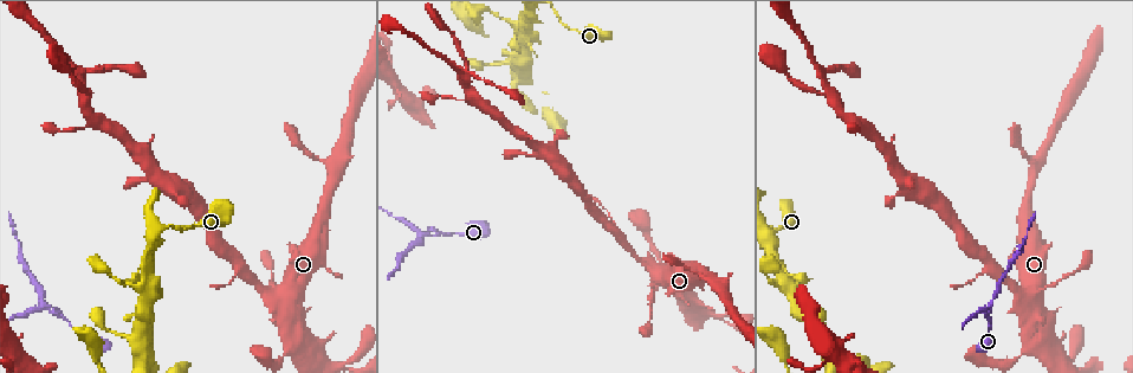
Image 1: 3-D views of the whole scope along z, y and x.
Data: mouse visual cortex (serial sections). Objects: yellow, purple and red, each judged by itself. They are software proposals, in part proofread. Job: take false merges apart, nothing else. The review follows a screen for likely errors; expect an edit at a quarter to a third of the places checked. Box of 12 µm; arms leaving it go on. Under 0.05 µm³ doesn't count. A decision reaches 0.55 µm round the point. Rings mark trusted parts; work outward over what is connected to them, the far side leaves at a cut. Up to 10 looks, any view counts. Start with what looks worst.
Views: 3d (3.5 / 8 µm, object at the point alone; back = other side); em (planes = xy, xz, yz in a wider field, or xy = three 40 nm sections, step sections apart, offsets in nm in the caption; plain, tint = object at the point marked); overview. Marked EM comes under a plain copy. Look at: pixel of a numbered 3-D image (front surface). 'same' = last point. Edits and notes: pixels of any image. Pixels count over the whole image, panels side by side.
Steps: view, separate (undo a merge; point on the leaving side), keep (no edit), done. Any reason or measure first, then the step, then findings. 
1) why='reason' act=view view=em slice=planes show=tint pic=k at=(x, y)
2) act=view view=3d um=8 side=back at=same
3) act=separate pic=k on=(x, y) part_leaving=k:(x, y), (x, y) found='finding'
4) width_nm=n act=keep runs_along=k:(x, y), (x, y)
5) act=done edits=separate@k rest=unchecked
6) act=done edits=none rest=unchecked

why='branch point' act=view view=3d um=8 pic=1 at=(429, 233)

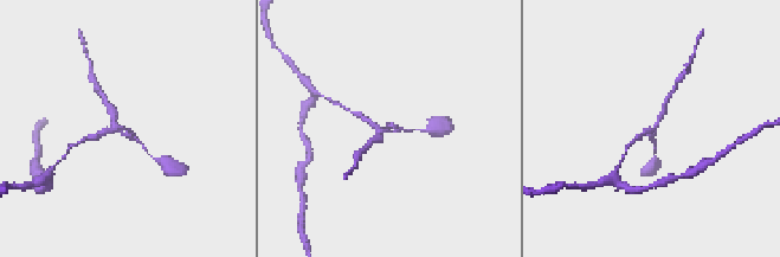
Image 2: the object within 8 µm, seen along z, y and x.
why='closer look' act=view view=3d um=3.5 pic=2 at=(385, 129)

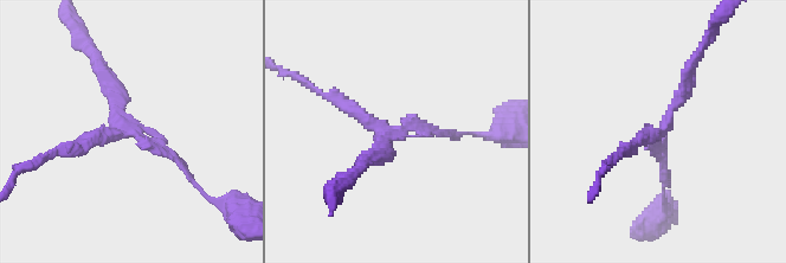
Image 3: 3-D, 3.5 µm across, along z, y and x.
arms=3 arm_widths_nm=100,200,200 act=view view=em slice=xy step=2 show=tint pic=3 at=(660, 132)

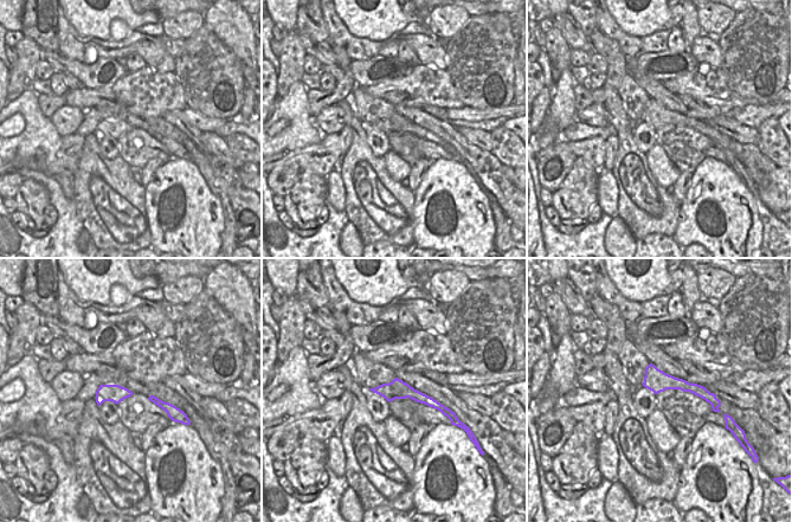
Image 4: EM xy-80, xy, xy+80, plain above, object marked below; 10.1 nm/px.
act=separate pic=3 on=(103, 70) found='a second cell is stuck on'

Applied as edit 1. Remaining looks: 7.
act=view view=overview

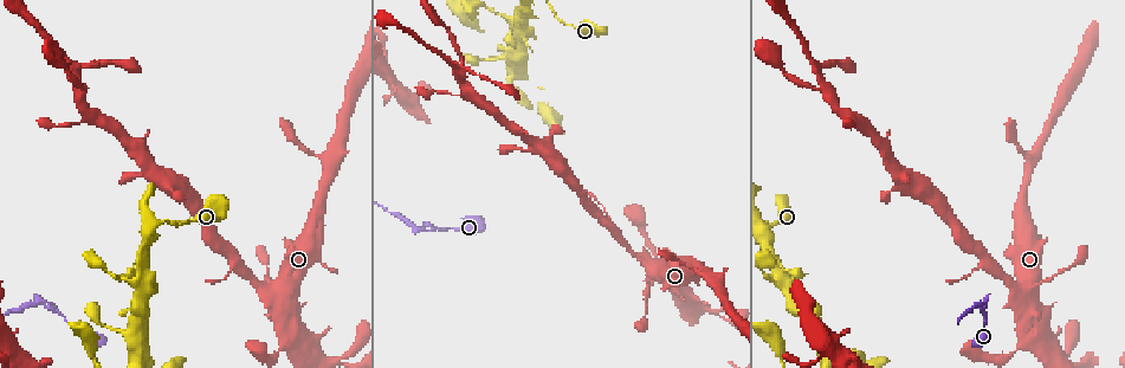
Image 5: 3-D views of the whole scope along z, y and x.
why='sharp bend' act=view view=3d um=3.5 pic=5 at=(521, 22)

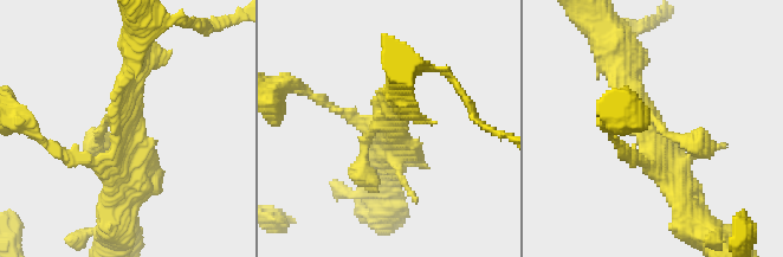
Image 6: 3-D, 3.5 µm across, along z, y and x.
why='need the tissue' act=view view=em slice=xy step=2 show=tint pic=6 at=(652, 119)

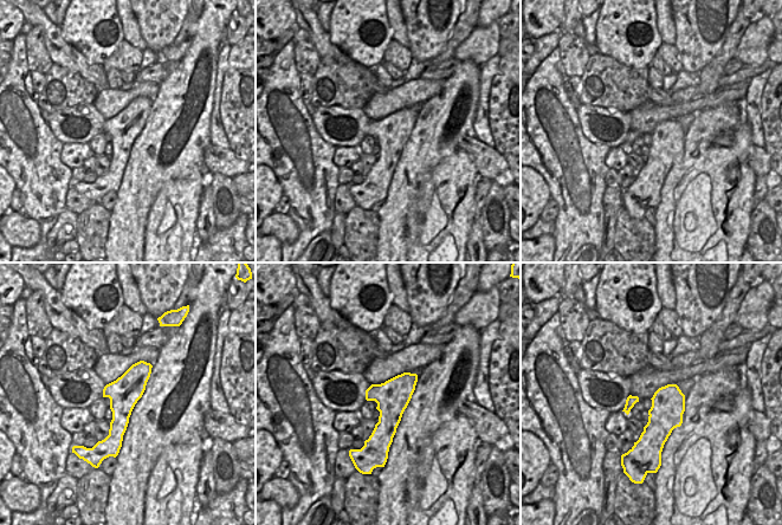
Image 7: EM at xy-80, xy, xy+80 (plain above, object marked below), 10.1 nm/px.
width_nm=340 act=keep runs_along=6:(613, 51), (661, 135), (679, 190) found='continuous, no second cell'

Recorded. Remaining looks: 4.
act=view view=3d um=3.5 pic=5 at=(1021, 294)

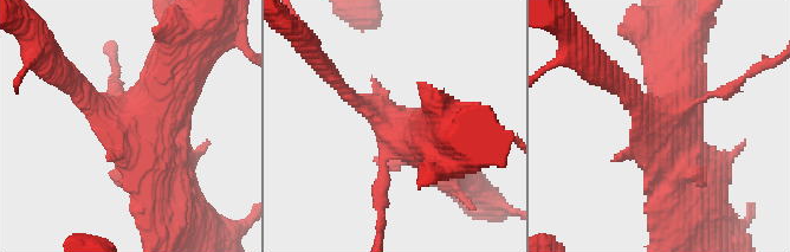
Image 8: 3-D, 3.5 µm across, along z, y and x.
act=keep runs_along=8:(448, 146), (396, 130), (350, 95) found='one cell here'

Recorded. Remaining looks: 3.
why='four-way junction' act=view view=3d um=3.5 pic=5 at=(79, 92)

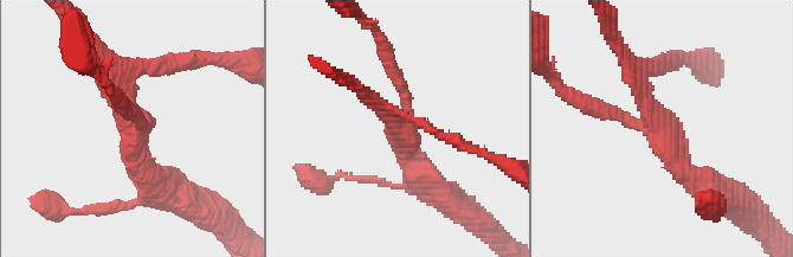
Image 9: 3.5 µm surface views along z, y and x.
act=view view=em slice=planes show=tint pic=9 at=(659, 130)

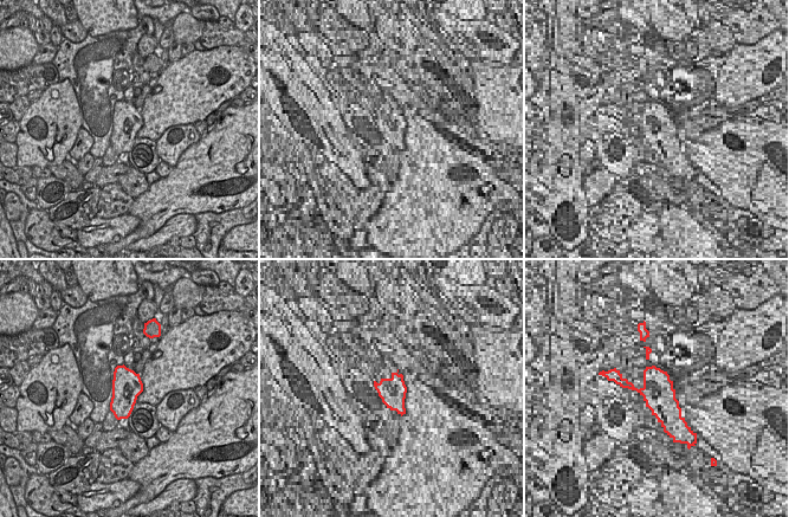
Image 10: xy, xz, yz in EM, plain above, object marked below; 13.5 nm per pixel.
why='another direction' act=view view=em slice=xy step=3 show=tint at=same

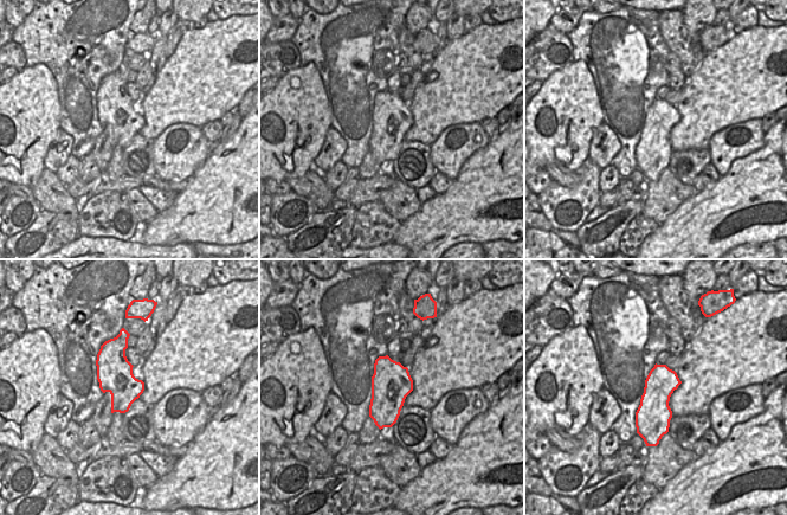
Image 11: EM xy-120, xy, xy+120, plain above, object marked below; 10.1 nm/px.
arm_widths_nm=150,200,200,300 act=keep runs_along=9:(704, 182), (671, 153), (629, 65) found='all the same cell'

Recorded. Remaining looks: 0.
act=done edits=separate@3 rest=unchecked

